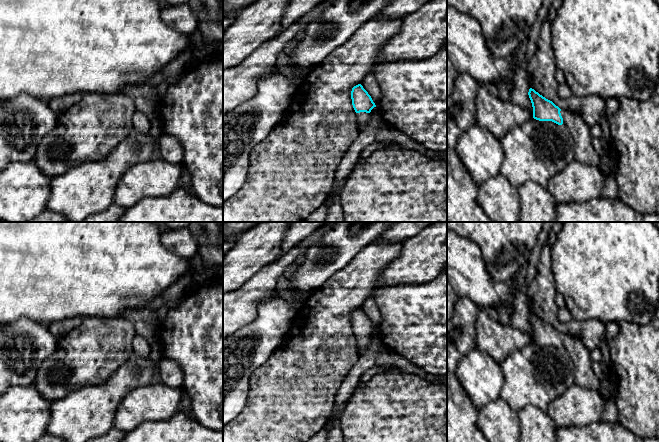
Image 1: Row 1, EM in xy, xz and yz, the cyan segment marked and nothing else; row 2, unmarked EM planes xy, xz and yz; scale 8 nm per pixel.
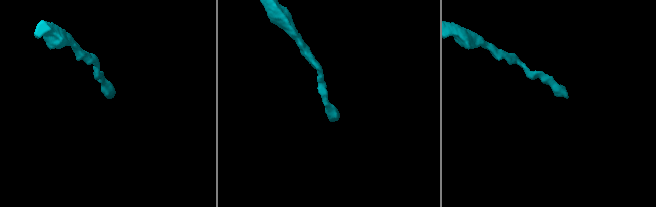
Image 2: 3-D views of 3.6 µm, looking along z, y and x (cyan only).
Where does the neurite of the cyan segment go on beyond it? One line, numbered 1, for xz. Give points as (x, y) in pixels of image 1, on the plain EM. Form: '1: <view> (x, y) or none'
1: xz (363, 342)

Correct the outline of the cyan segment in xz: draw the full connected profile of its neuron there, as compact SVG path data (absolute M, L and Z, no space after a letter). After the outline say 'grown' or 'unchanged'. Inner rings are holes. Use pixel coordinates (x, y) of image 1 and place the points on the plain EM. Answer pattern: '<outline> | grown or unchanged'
M358 308L352 312L351 315L352 329L357 337L357 347L359 354L363 354L371 342L371 334L376 331L371 320Z | grown

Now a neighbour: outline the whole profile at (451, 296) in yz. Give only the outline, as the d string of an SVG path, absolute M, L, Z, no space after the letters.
M447 280L447 321L454 315L455 303L458 298Z

